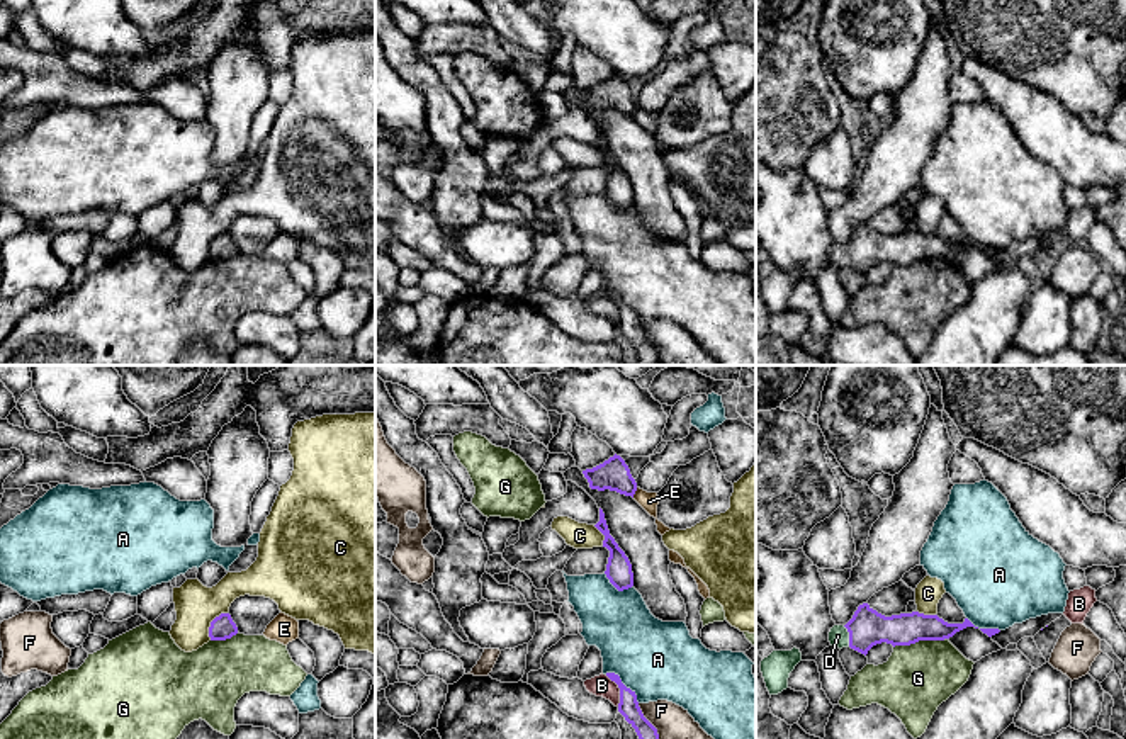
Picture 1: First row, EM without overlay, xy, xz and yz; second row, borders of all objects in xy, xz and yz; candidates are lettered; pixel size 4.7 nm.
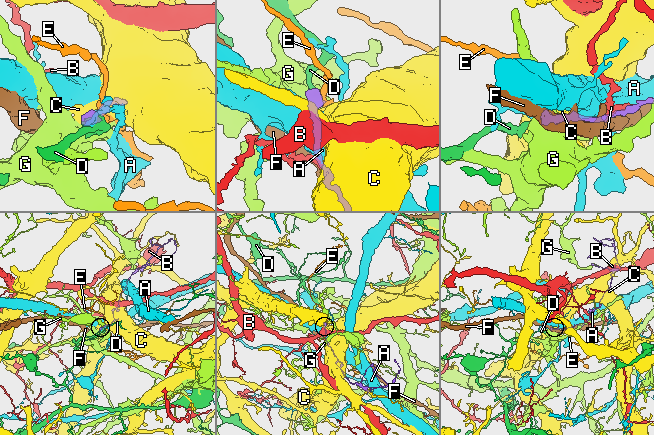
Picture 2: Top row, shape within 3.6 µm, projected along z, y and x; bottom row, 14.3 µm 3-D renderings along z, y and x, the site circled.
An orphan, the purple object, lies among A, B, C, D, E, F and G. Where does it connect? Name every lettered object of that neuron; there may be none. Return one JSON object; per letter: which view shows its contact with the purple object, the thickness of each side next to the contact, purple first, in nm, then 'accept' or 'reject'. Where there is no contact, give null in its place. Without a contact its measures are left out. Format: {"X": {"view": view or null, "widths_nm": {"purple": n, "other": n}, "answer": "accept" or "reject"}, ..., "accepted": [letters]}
{"A": {"view": "xz", "widths_nm": {"purple": 100, "other": 380}, "answer": "reject"}, "B": {"view": "xz", "widths_nm": {"purple": 100, "other": 100}, "answer": "reject"}, "C": {"view": "xy", "widths_nm": {"purple": 120, "other": 200}, "answer": "reject"}, "D": {"view": "yz", "widths_nm": {"purple": 170, "other": 90}, "answer": "accept"}, "E": {"view": "xz", "widths_nm": {"purple": 150, "other": 90}, "answer": "reject"}, "F": {"view": "xz", "widths_nm": {"purple": 100, "other": 160}, "answer": "reject"}, "G": {"view": "yz", "widths_nm": {"purple": 170, "other": 320}, "answer": "reject"}, "accepted": ["D"]}

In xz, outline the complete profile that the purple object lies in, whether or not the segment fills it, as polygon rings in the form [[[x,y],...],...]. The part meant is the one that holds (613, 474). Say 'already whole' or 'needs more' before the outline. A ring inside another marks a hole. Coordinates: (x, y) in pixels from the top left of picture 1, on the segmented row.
already whole; [[[616,454],[603,464],[583,471],[583,474],[588,479],[591,489],[610,489],[632,498],[637,491],[637,482],[632,477],[628,465]]]

